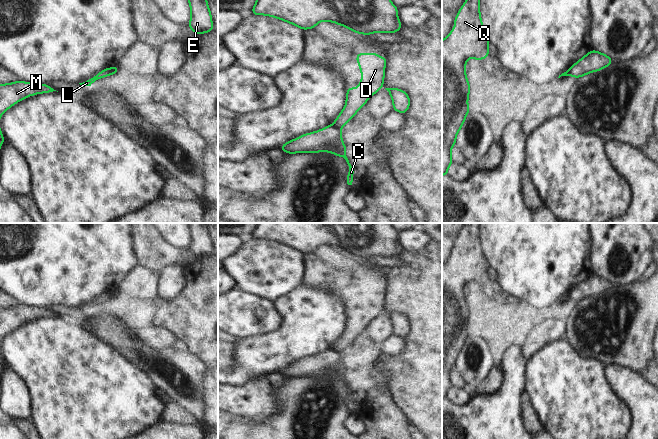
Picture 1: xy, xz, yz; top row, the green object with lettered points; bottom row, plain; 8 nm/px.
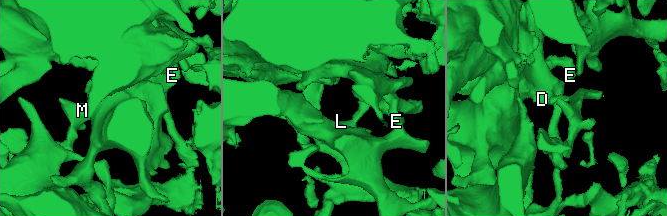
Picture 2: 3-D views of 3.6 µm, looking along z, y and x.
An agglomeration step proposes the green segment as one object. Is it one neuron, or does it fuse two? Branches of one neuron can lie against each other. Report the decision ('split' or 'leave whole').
split

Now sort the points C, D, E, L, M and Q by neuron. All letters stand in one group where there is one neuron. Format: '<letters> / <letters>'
C L M / D E Q

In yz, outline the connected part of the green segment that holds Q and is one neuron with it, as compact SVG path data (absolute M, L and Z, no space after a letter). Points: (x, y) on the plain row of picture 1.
M467 223L455 244L455 252L442 264L442 400L453 387L452 371L467 338L470 309L464 294L467 283L489 279L490 265L484 256L480 223Z

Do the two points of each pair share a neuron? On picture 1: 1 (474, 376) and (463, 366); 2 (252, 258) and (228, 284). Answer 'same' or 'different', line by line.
1: same
2: different

